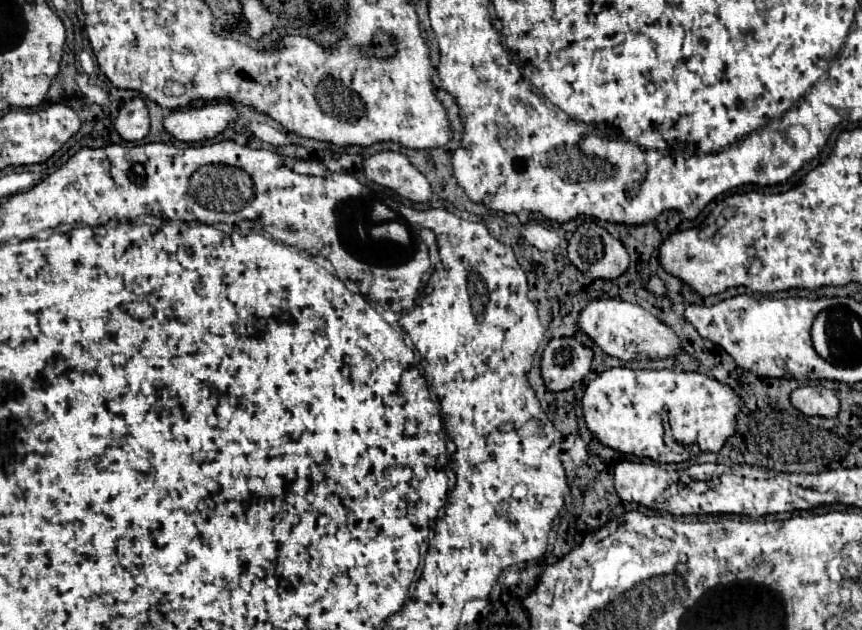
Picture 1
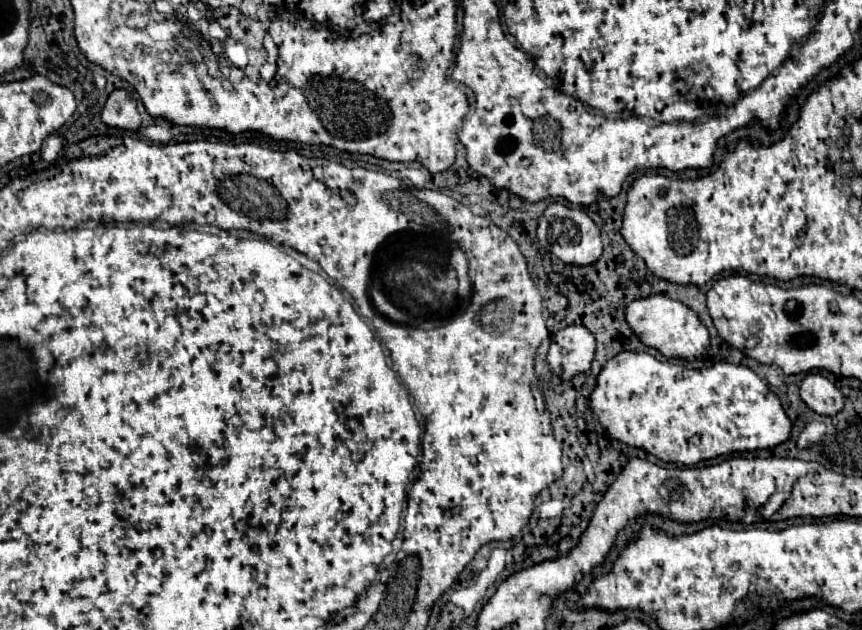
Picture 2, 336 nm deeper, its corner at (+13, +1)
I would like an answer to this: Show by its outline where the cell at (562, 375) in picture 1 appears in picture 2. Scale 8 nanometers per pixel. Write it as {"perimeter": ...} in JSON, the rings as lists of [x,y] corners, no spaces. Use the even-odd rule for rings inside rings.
{"perimeter":[[[570,325],[560,329],[552,337],[552,345],[548,349],[548,365],[554,375],[562,381],[572,379],[578,373],[586,373],[592,365],[596,353],[594,335],[580,325]]]}

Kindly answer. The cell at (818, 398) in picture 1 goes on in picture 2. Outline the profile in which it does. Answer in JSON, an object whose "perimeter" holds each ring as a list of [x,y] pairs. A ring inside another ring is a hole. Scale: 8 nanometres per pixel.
{"perimeter":[[[818,373],[806,375],[806,379],[800,385],[800,397],[812,411],[820,415],[836,415],[844,407],[842,391]]]}

